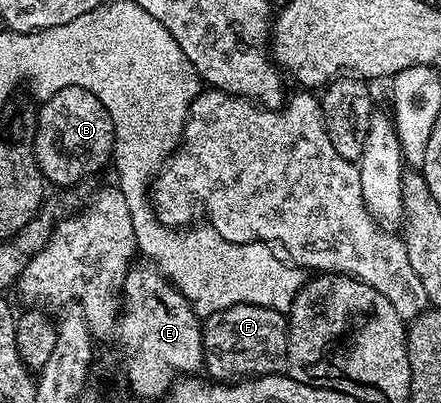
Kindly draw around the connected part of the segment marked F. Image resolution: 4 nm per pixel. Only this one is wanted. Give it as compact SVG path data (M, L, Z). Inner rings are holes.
M232 305L228 309L220 309L216 313L205 316L202 325L202 344L206 347L205 362L210 363L209 374L219 380L226 381L231 377L253 377L256 375L277 375L286 371L288 357L287 316L276 309L264 309L264 305Z

